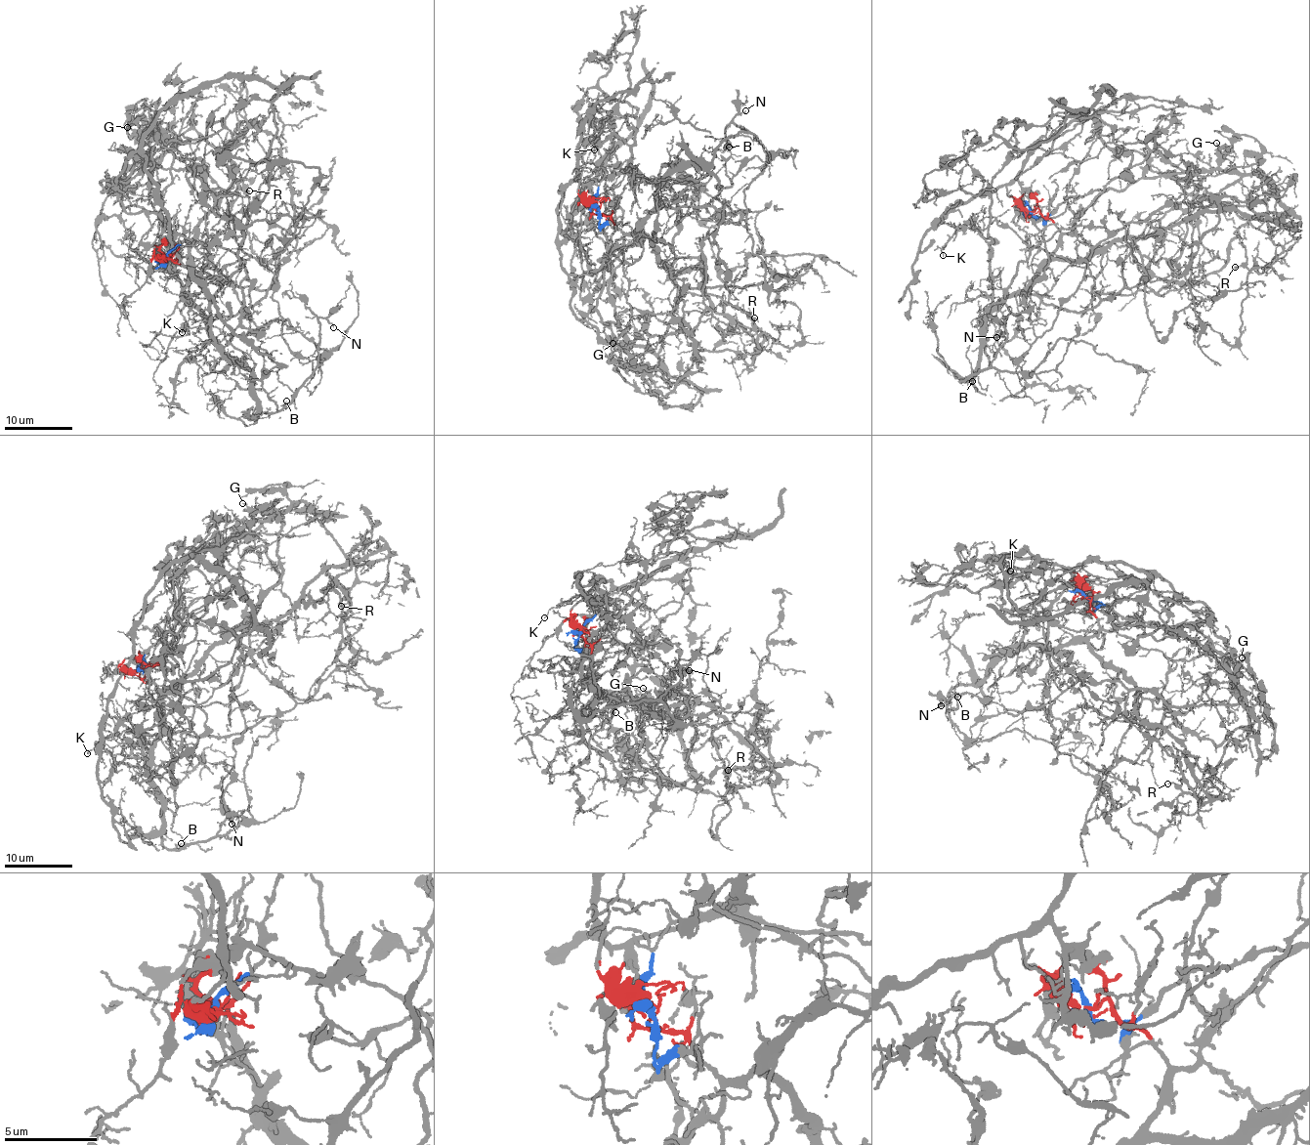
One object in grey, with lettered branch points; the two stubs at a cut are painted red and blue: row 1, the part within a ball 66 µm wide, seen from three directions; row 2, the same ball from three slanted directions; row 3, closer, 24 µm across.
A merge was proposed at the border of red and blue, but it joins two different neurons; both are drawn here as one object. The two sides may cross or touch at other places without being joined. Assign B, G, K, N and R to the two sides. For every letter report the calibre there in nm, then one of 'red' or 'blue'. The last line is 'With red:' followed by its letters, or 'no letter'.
B: 90 nm thick; red
G: 140 nm thick; blue
K: 120 nm thick; red
N: 110 nm thick; red
R: 140 nm thick; blue
With red: B, K, N

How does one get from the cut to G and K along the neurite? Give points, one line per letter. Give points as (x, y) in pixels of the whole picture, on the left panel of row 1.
G: (167, 258), (157, 259), (160, 217), (147, 209), (128, 213), (118, 199), (138, 144), (127, 127)
K: (167, 256), (160, 255), (169, 242), (200, 280), (218, 285), (221, 277), (201, 281), (201, 291), (182, 333)

